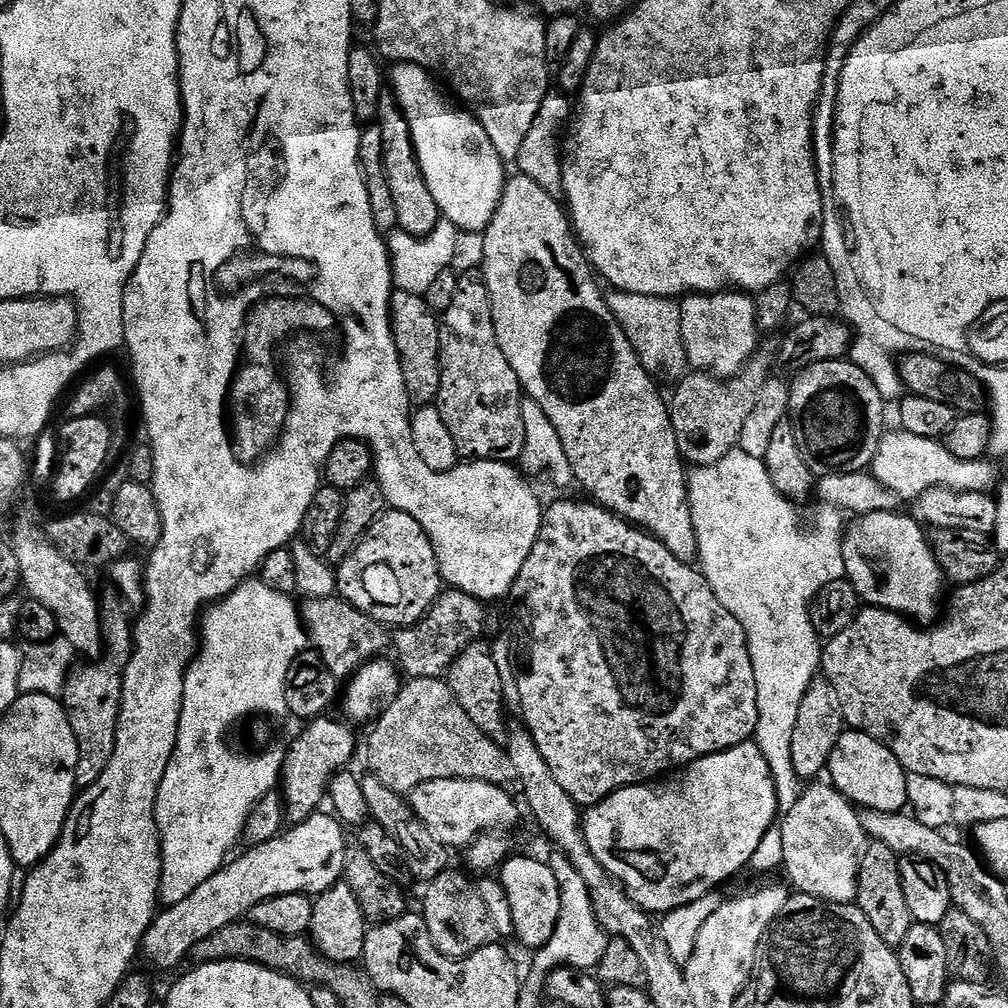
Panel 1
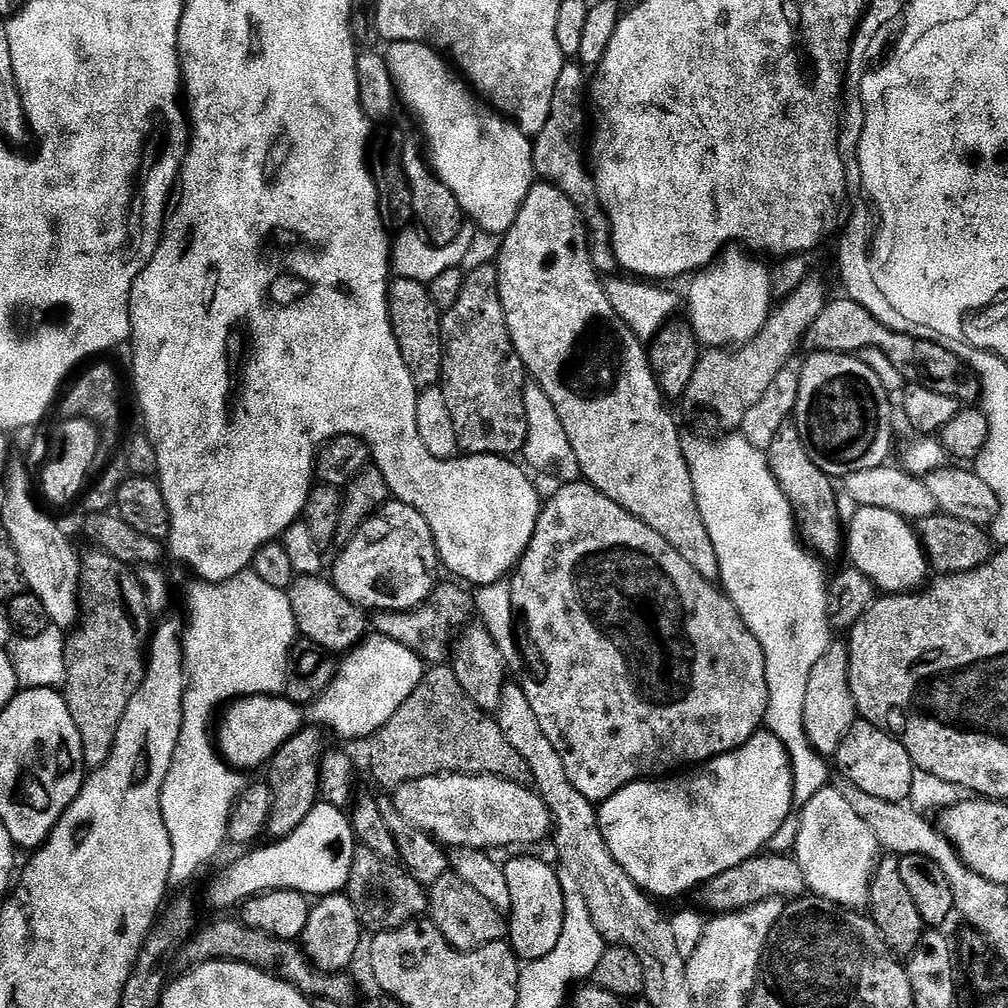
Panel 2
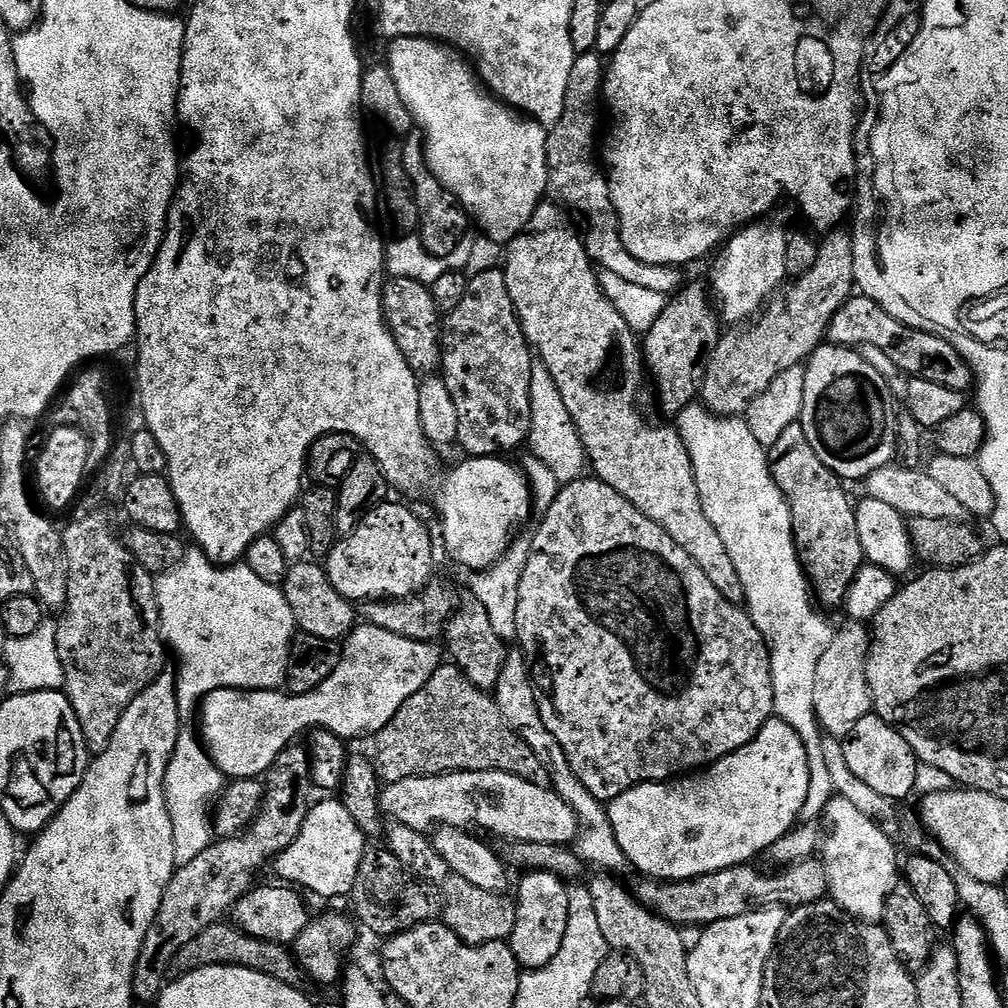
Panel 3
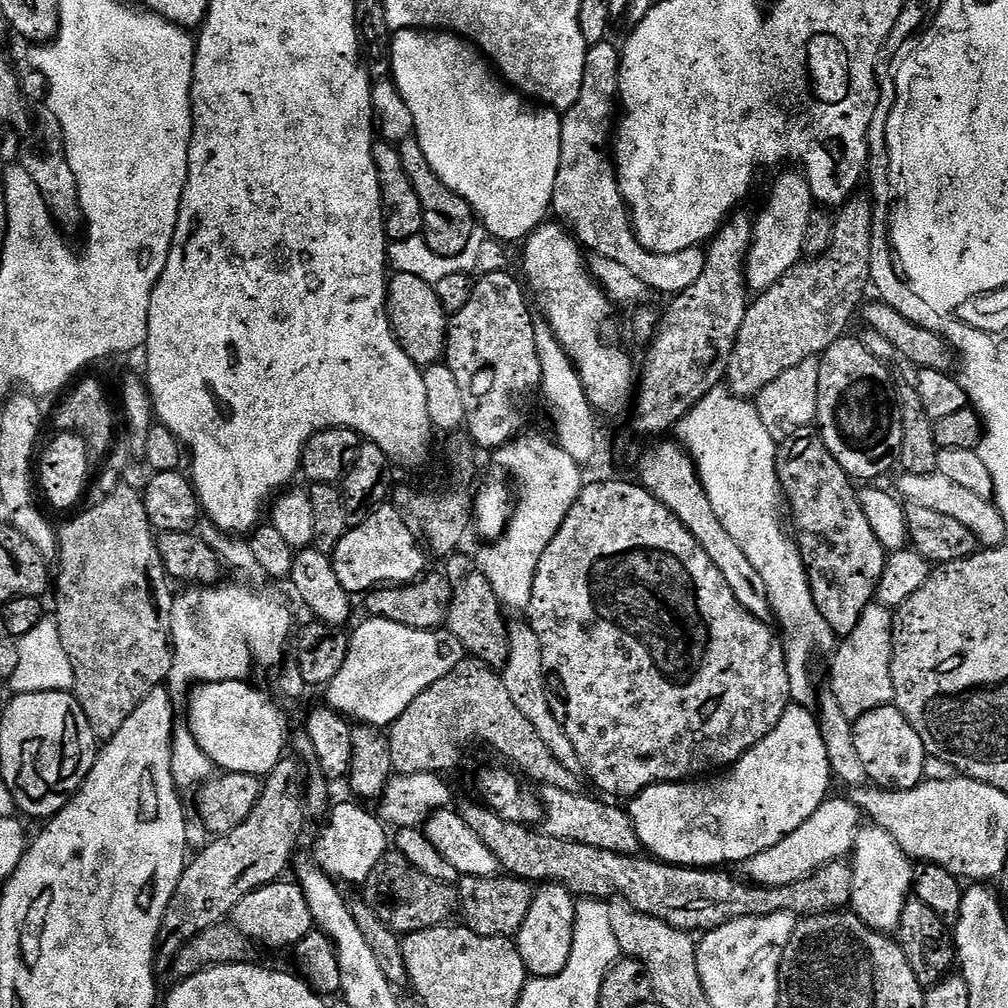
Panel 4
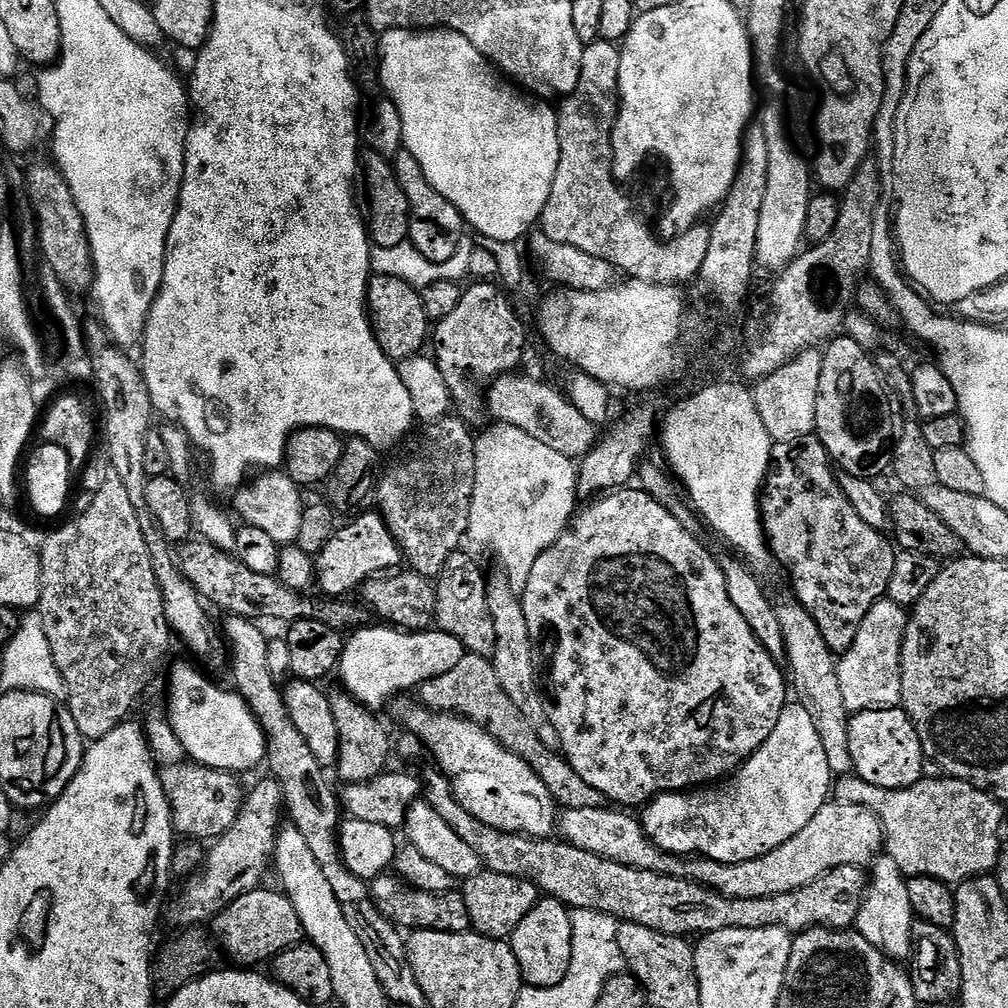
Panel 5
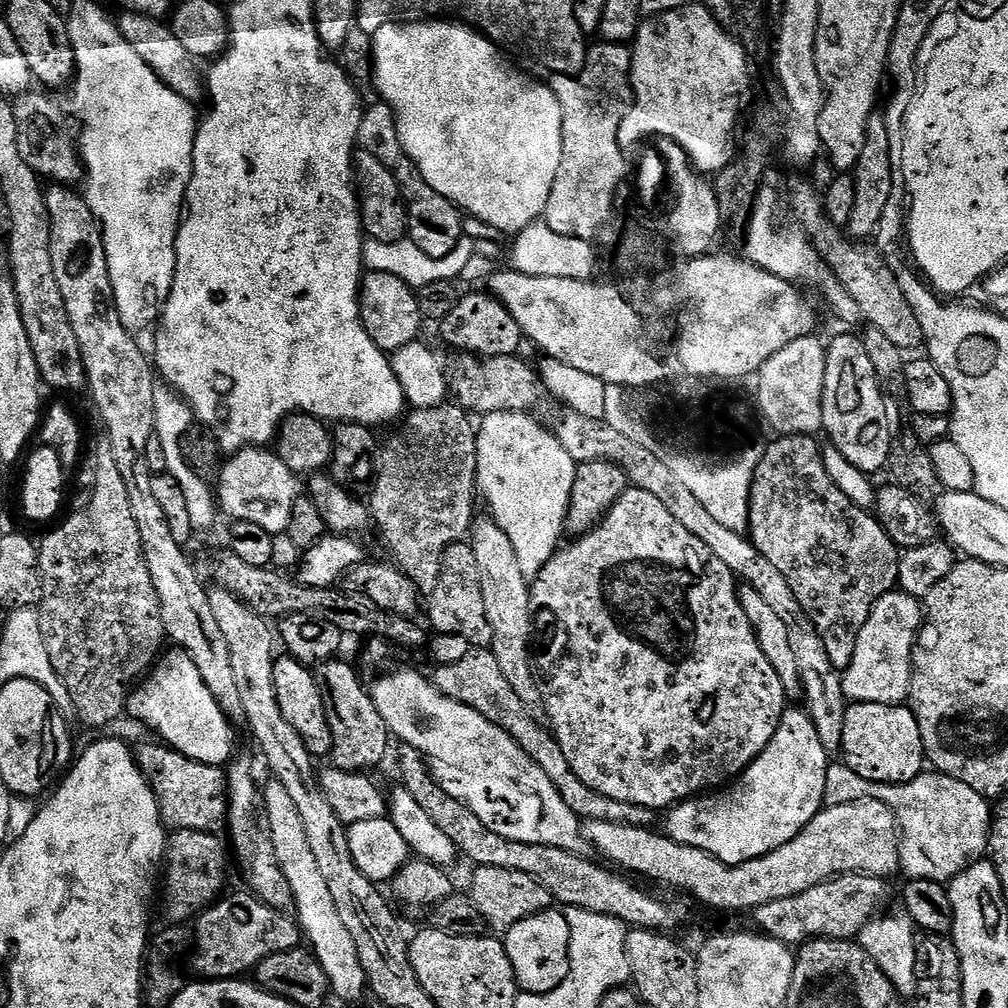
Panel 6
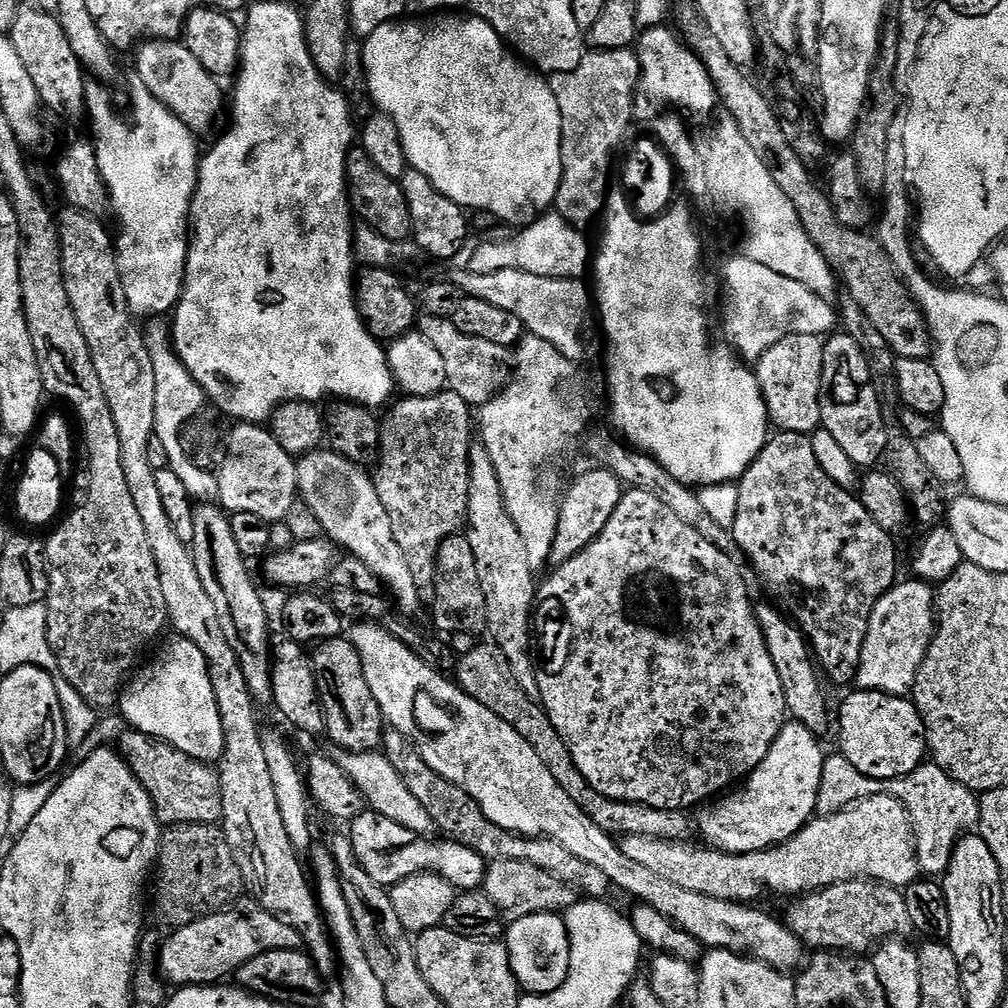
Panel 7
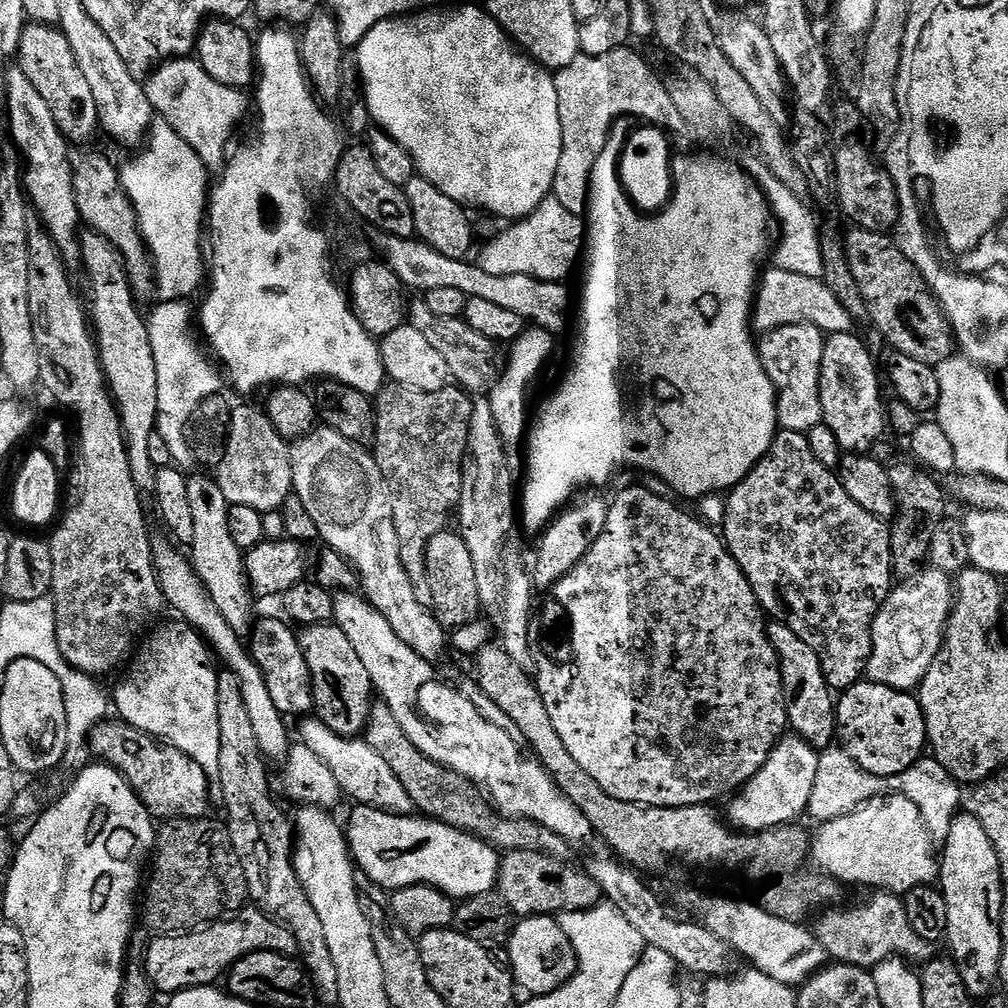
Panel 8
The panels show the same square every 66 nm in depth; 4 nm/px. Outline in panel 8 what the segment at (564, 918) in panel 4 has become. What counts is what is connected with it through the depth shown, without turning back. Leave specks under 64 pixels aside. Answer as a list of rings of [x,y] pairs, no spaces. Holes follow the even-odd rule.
[[[530,916],[521,919],[512,929],[512,936],[506,945],[507,952],[507,963],[515,983],[523,991],[525,988],[532,996],[545,996],[558,990],[576,973],[574,946],[560,928],[559,919],[551,916]]]

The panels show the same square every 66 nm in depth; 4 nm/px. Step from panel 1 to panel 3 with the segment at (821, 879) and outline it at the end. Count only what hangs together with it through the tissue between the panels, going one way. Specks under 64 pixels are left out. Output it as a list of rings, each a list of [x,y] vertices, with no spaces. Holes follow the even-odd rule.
[[[833,798],[822,816],[824,820],[828,819],[828,828],[832,831],[822,840],[822,863],[831,903],[837,904],[855,920],[880,924],[884,919],[887,898],[898,881],[896,848],[891,838],[879,828],[881,825],[875,819],[862,814],[853,803],[841,798]]]

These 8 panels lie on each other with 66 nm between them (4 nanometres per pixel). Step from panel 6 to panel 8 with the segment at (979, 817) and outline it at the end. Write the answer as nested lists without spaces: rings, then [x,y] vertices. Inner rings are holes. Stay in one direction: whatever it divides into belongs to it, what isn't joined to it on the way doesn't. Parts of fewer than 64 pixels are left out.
[[[833,746],[823,749],[818,755],[818,774],[814,774],[814,790],[810,790],[807,815],[813,816],[816,822],[842,818],[875,796],[899,794],[916,803],[922,818],[928,823],[929,832],[946,834],[962,808],[960,791],[962,788],[958,781],[934,758],[921,758],[897,776],[875,776],[862,770],[862,766],[858,766],[858,762],[854,762],[843,748]]]

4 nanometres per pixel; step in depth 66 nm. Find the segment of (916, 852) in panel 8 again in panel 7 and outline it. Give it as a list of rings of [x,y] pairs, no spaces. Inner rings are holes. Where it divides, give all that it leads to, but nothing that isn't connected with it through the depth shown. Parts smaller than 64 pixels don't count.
[[[886,792],[862,798],[829,816],[817,815],[795,836],[764,852],[721,852],[711,846],[699,848],[684,840],[663,840],[642,834],[621,835],[618,843],[626,858],[642,862],[654,874],[682,886],[682,890],[710,894],[710,898],[732,900],[735,904],[760,902],[771,892],[796,898],[817,888],[861,878],[904,890],[921,875],[916,857],[918,836],[911,815],[897,796]]]

